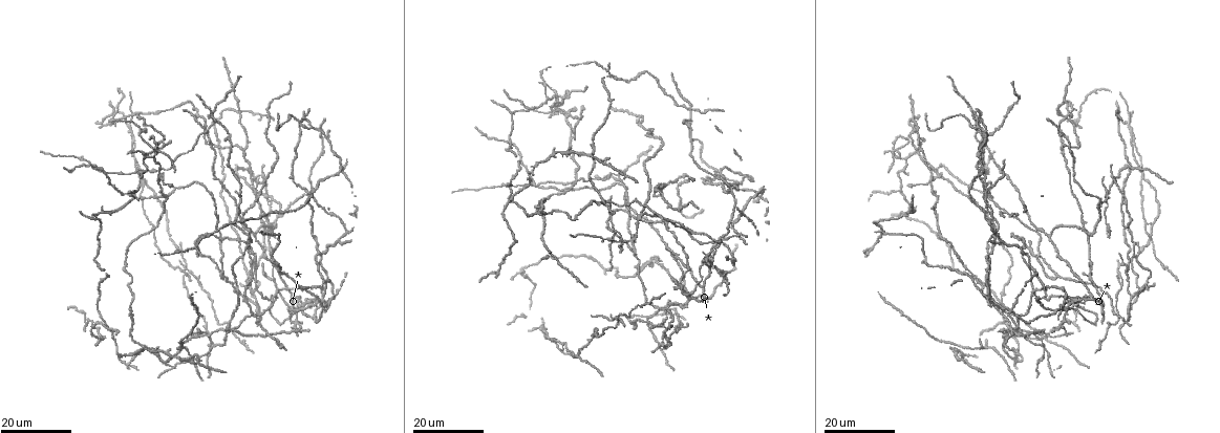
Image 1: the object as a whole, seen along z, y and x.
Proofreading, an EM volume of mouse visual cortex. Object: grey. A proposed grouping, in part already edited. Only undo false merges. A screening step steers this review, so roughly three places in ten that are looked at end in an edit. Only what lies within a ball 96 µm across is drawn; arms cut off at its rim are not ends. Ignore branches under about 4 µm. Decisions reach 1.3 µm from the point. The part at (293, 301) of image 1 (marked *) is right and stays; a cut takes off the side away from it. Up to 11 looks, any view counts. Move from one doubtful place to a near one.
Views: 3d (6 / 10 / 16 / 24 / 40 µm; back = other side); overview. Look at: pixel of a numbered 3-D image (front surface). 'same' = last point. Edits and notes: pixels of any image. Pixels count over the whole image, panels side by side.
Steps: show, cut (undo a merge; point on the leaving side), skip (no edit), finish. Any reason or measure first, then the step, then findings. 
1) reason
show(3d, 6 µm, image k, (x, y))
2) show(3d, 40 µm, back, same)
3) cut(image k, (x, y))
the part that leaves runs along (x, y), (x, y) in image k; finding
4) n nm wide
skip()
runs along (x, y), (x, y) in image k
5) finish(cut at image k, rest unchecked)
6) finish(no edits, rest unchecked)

a fork
show(3d, 24 µm, image 1, (703, 288))

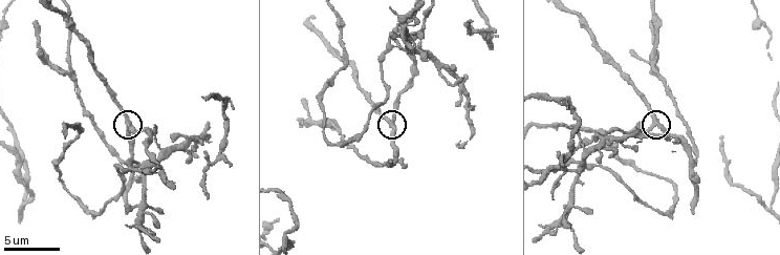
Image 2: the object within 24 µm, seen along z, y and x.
zoom in
show(3d, 10 µm, image 2, (128, 123))

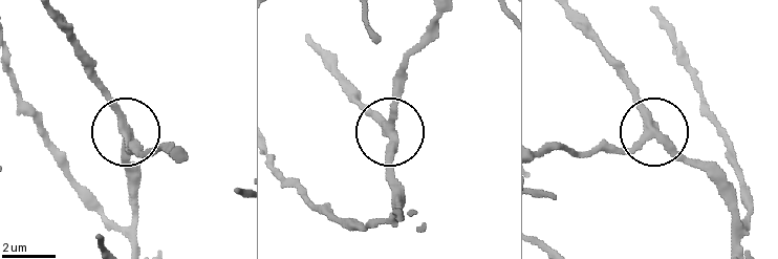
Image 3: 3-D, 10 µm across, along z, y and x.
3 arms
skip()
all the same neuron

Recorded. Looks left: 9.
three arms meet
show(3d, 24 µm, image 1, (634, 255))

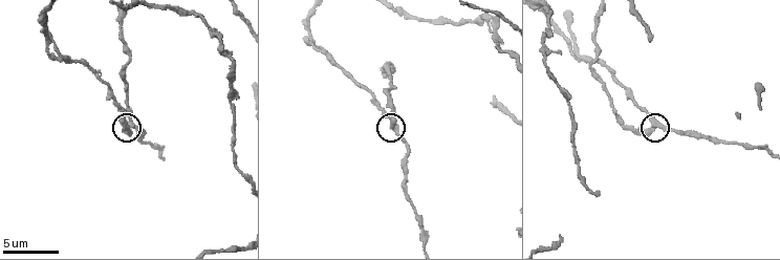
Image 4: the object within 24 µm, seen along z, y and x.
show(3d, 10 µm, image 4, (395, 129))

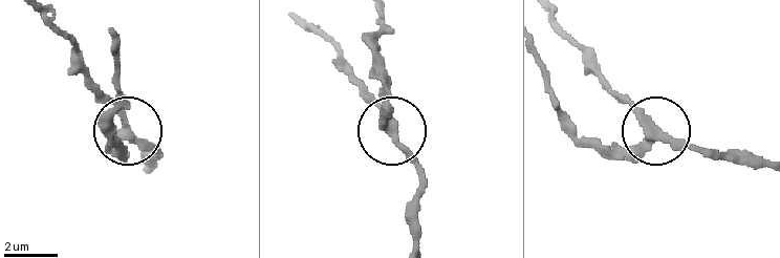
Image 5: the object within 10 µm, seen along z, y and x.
300 nm wide
skip()
runs along (550, 19), (654, 125), (625, 148), (586, 148) in image 5; continuous, no second neuron

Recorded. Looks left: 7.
three-way junction
show(3d, 10 µm, image 2, (134, 166))

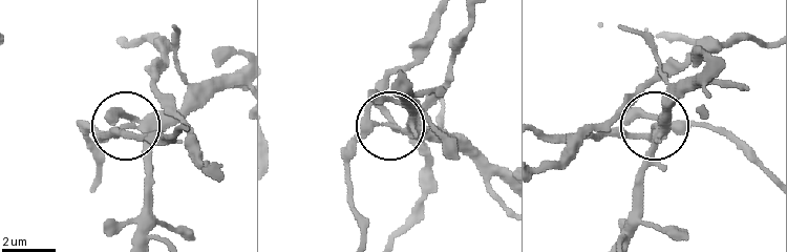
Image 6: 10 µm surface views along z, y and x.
250 nm wide
cut(image 6, (409, 127))
a second neuron is stuck on

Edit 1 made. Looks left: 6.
show(3d, 6 µm, image 2, (67, 71))

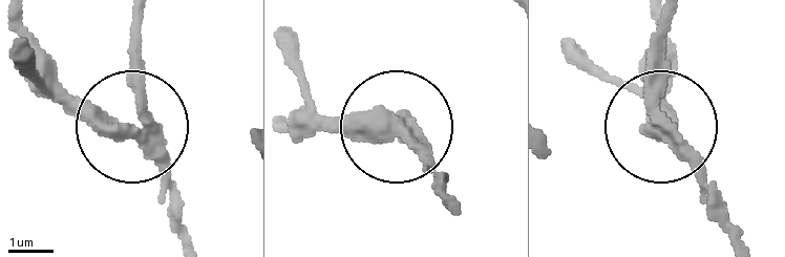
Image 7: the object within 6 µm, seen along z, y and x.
3 arms
cut(image 7, (82, 107))
the part that leaves runs along (138, 140), (62, 87), (21, 20) in image 7; two neurons meet here

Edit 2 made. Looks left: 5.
arms part here
show(3d, 16 µm, image 1, (899, 189))

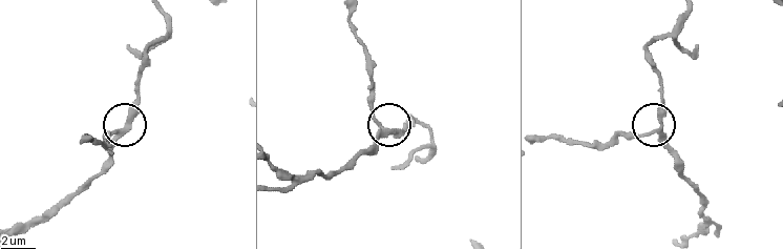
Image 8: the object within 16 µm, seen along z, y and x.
show(3d, 6 µm, image 8, (115, 134))

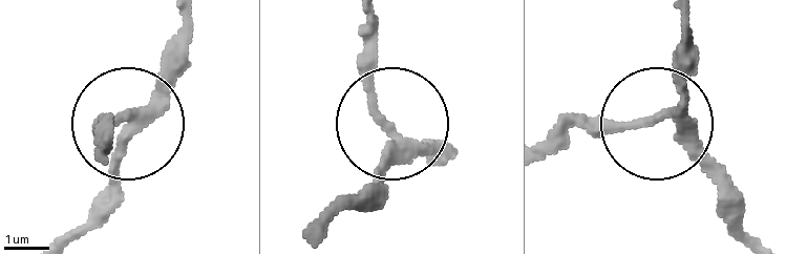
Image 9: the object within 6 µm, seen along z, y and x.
240 nm wide
skip()
continuous, no second neuron

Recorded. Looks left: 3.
finish(cut at image 6, cut at image 7, rest unchecked)

